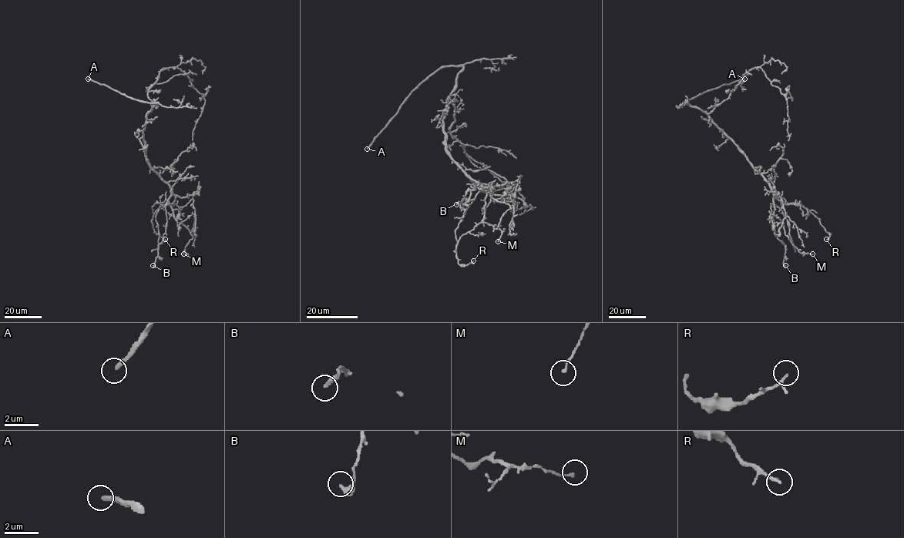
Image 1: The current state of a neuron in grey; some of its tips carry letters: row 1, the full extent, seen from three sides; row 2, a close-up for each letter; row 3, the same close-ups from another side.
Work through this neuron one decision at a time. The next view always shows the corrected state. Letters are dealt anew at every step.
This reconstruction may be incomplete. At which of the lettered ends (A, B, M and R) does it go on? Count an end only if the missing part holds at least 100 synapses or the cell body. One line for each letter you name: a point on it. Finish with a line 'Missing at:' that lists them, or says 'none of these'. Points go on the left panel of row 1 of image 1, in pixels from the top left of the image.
A: Place: (88, 79)
Missing at: A

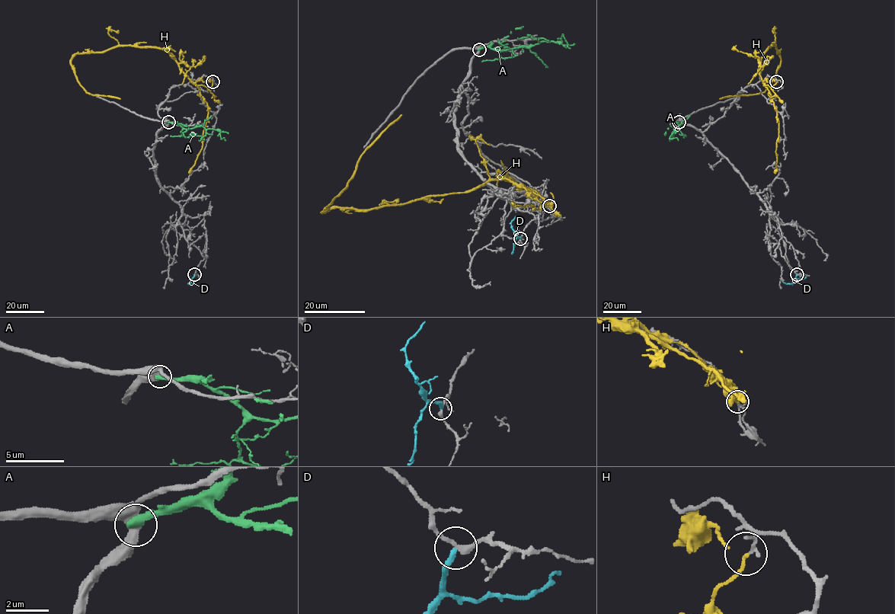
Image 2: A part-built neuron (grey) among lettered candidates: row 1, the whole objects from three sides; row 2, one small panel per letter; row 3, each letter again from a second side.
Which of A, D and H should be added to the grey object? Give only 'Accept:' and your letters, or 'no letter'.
Accept: no letter

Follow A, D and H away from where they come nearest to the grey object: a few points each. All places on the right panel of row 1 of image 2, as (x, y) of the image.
A: (679, 122), (677, 123), (679, 127), (673, 129), (674, 132), (669, 138), (676, 138), (678, 140)
D: (797, 274), (792, 283), (782, 282)
H: (776, 81), (771, 89), (759, 75), (759, 60), (771, 46), (778, 52), (780, 65), (764, 92), (720, 98)

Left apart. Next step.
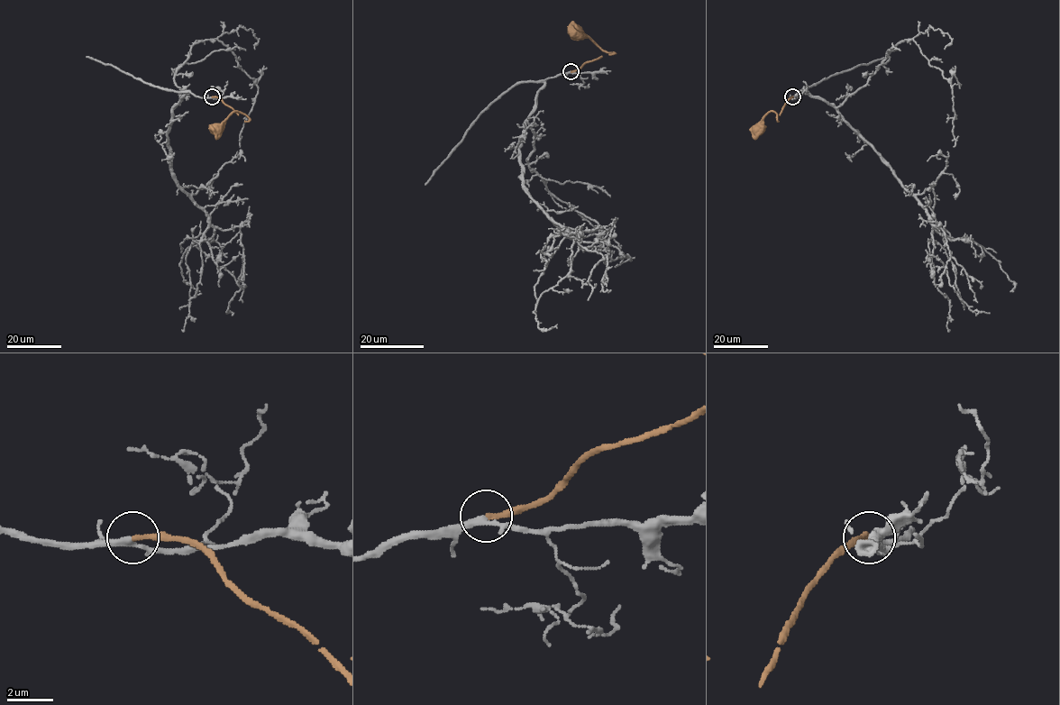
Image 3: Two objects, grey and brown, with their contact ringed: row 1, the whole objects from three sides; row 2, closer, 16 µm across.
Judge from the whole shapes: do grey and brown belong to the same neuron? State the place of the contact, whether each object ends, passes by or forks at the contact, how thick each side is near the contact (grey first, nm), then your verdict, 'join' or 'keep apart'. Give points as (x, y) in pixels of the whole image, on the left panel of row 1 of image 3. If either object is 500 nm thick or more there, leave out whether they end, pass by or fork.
at (212, 96); grey passes by; brown ends there; 260 nm thick on the grey side, 240 nm on the other; join

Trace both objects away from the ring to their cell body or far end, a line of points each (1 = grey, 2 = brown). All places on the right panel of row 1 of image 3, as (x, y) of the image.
1: (792, 97), (801, 91), (820, 97), (871, 145), (927, 213), (930, 266), (946, 270), (970, 309), (990, 312)
2: (792, 97), (780, 114), (769, 111), (757, 123), (757, 130)

